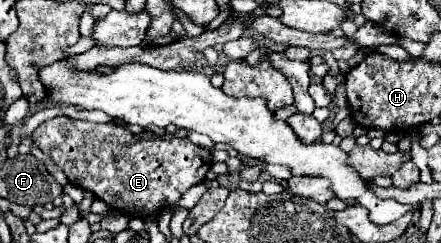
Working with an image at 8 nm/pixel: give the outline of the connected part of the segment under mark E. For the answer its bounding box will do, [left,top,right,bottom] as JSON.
[33,116,211,218]

